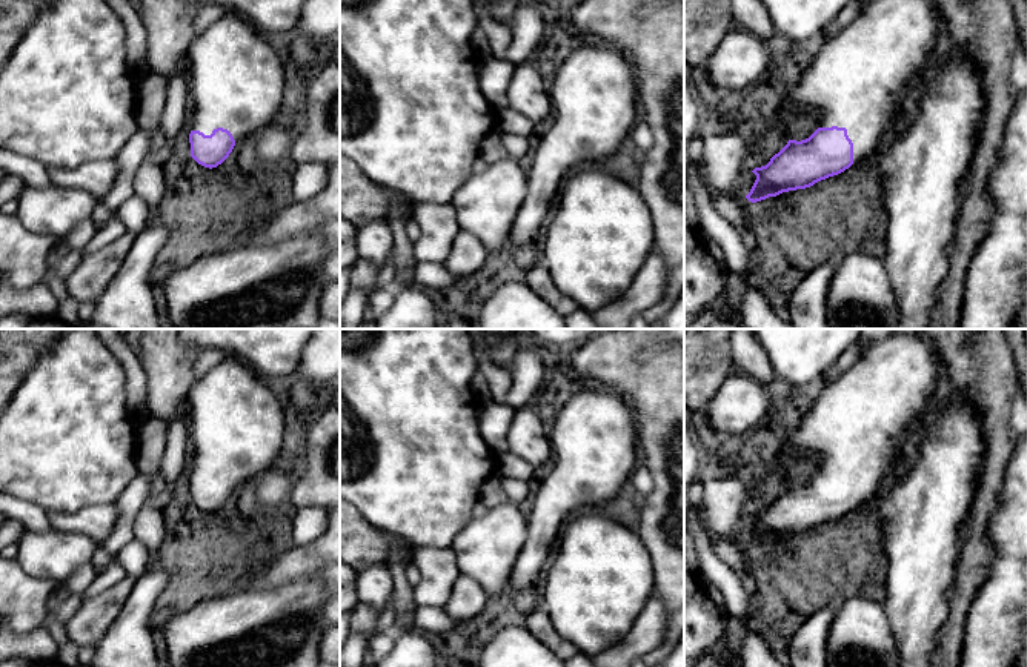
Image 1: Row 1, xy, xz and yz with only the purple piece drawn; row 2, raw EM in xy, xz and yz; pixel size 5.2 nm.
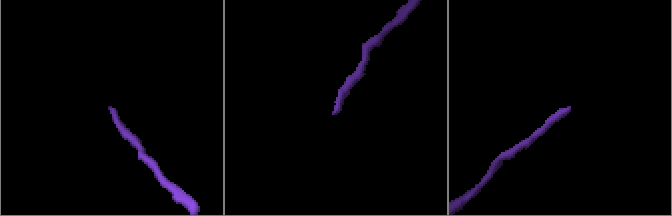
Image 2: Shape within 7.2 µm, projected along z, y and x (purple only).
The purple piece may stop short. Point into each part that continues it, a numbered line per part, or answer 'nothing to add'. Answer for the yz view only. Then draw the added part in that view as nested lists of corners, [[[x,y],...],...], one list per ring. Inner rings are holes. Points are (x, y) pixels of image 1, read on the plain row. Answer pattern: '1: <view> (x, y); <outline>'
1: yz (858, 423); [[[895,332],[873,344],[866,357],[838,380],[813,390],[815,404],[803,418],[793,418],[792,429],[784,435],[776,466],[790,475],[799,464],[816,461],[821,472],[846,472],[853,487],[853,509],[870,501],[881,484],[899,469],[907,430],[927,421],[935,412],[938,387],[938,357],[932,343],[921,332]]]

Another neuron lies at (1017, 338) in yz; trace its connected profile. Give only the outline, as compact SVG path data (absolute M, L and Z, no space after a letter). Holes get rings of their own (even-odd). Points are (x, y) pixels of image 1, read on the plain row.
M1002 329L1021 390L1027 395L1027 329Z

